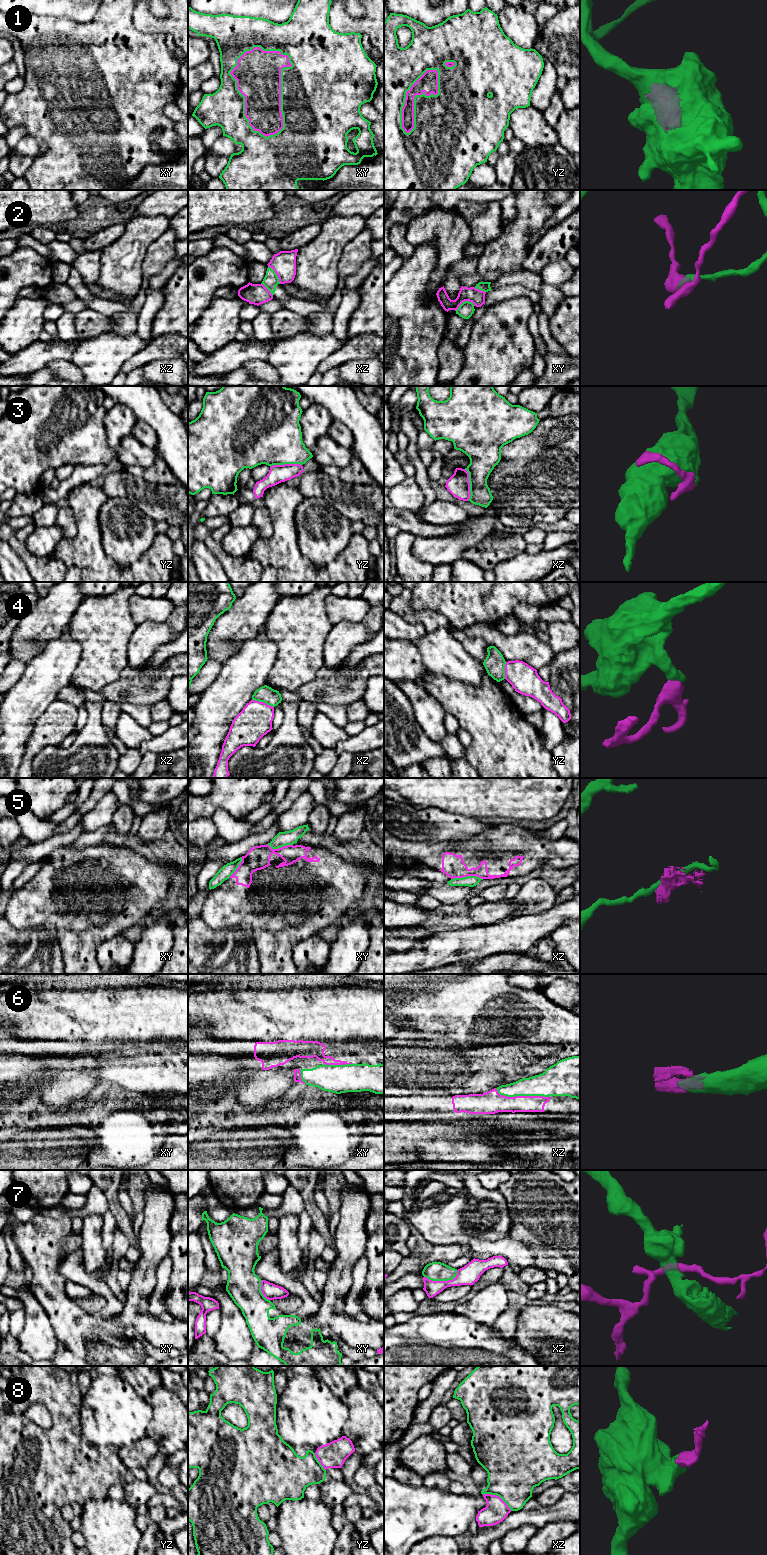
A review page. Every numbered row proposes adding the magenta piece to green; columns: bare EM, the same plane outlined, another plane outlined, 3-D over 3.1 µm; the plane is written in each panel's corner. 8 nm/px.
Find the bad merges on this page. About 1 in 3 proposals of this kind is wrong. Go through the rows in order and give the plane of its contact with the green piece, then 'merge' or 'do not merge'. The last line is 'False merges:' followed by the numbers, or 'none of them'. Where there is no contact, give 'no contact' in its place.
1: contact in xy; merge
2: contact in xy; do not merge
3: contact in xz; do not merge
4: contact in xz; do not merge
5: contact in xz; do not merge
6: contact in xz; merge
7: contact in xz; do not merge
8: contact in xz; do not merge
False merges: 2, 3, 4, 5, 7, 8

